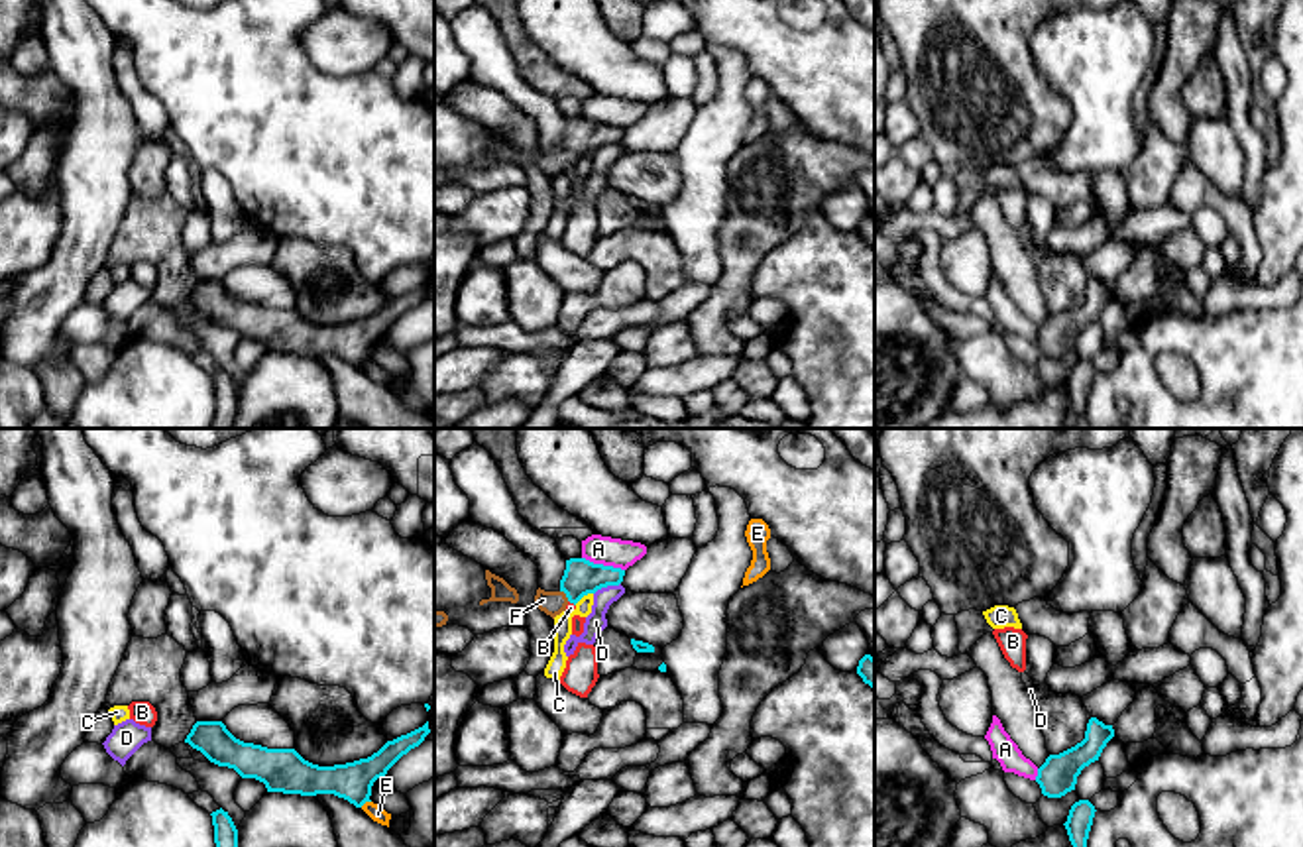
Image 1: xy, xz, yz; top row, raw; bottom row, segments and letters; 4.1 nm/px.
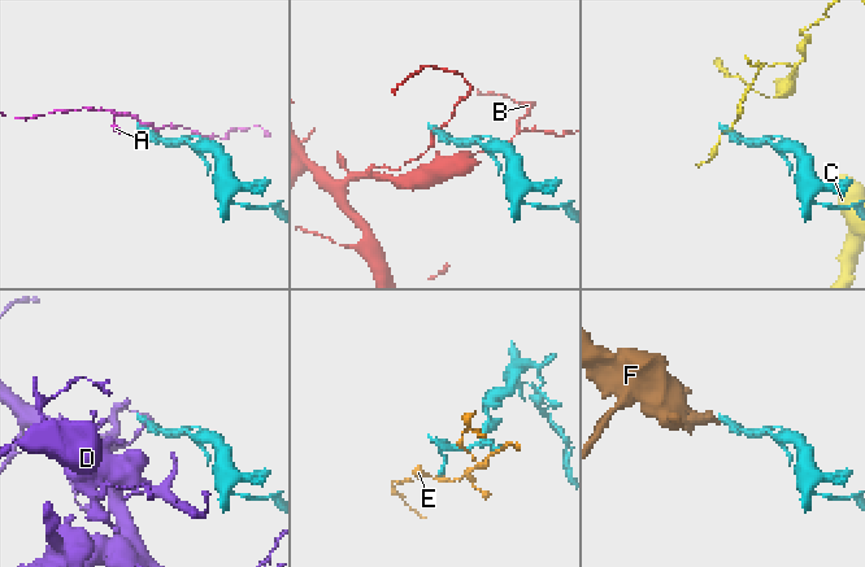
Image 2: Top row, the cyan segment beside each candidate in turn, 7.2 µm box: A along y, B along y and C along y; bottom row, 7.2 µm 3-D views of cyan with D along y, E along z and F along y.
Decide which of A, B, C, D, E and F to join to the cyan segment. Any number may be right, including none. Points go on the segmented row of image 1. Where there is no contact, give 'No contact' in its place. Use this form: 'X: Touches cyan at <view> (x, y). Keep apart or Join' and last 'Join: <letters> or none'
A: Touches cyan at xz (602, 564). Keep apart
B: Touches cyan at xz (572, 602). Keep apart
C: Touches cyan at xz (582, 596). Keep apart
D: Touches cyan at xz (606, 586). Keep apart
E: Touches cyan at xy (364, 802). Keep apart
F: Touches cyan at xz (566, 596). Join
Join: F

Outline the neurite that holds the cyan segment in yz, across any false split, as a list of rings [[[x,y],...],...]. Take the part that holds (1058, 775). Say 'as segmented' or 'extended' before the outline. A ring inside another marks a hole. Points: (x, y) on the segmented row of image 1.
as segmented; [[[1091,717],[1081,743],[1059,755],[1049,755],[1038,768],[1036,782],[1040,784],[1042,794],[1048,798],[1061,798],[1075,790],[1081,770],[1099,761],[1103,749],[1112,737],[1112,725],[1105,725],[1097,717]]]

